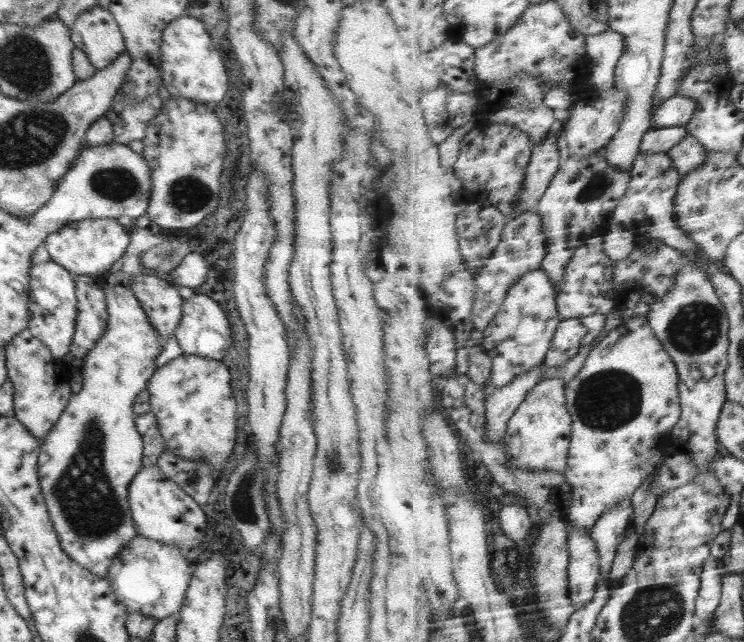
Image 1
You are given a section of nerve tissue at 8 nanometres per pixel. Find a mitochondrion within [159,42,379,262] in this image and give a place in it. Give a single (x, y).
(188, 194)

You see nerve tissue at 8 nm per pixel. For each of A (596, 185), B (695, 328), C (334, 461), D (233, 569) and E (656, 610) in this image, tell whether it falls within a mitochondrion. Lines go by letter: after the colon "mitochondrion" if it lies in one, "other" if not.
A: mitochondrion
B: mitochondrion
C: mitochondrion
D: other
E: mitochondrion

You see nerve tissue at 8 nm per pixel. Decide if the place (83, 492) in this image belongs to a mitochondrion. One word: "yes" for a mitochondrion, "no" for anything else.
yes

